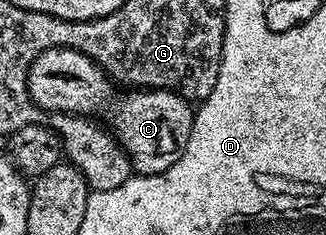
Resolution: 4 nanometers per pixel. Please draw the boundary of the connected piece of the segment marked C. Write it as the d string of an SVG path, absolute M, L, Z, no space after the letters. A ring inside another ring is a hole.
M71 47L41 51L26 74L26 89L35 107L47 113L97 117L104 121L118 145L125 149L137 174L159 175L176 165L188 145L195 108L175 91L126 89L123 95L117 95L113 86L105 67Z

